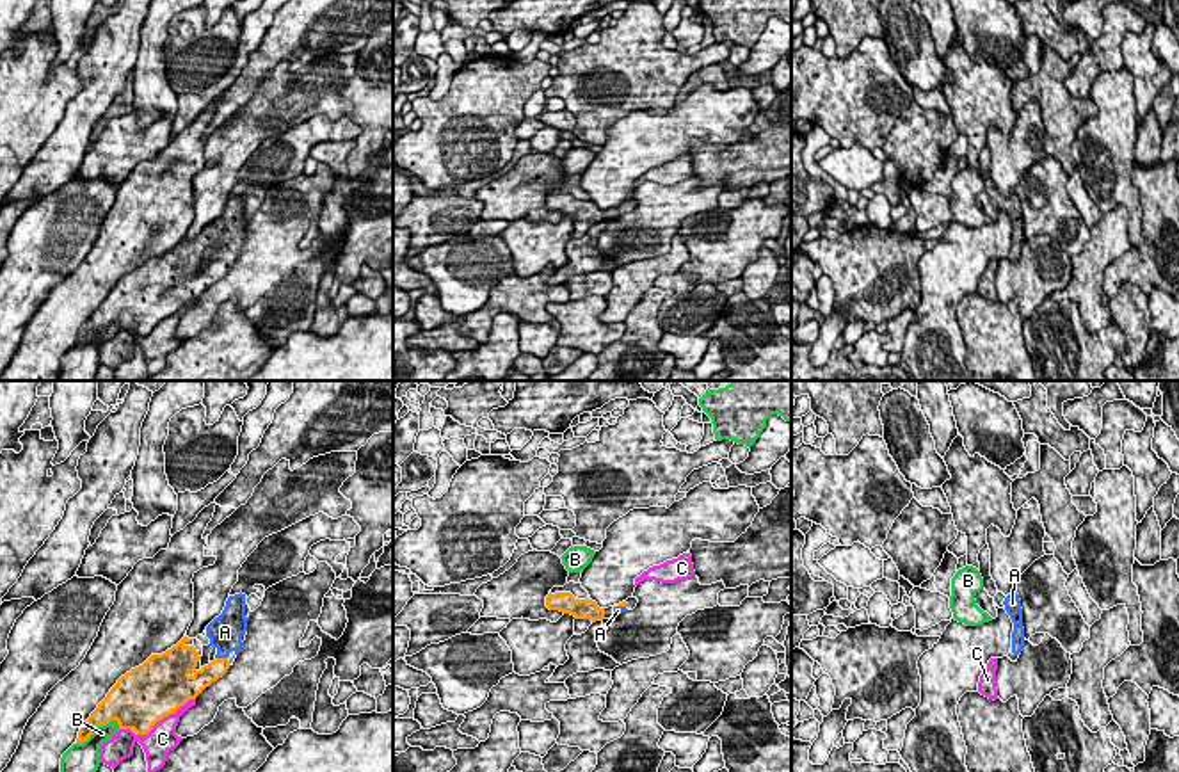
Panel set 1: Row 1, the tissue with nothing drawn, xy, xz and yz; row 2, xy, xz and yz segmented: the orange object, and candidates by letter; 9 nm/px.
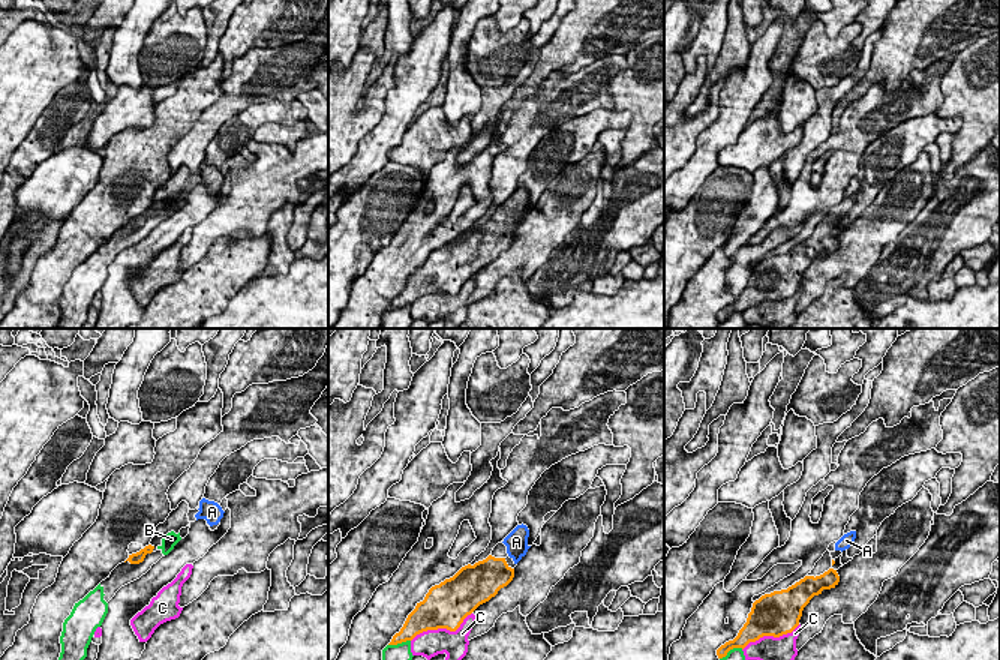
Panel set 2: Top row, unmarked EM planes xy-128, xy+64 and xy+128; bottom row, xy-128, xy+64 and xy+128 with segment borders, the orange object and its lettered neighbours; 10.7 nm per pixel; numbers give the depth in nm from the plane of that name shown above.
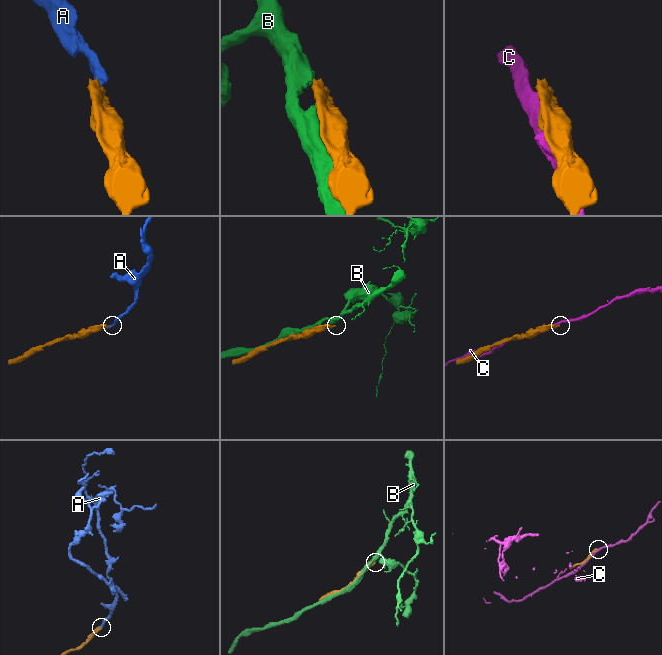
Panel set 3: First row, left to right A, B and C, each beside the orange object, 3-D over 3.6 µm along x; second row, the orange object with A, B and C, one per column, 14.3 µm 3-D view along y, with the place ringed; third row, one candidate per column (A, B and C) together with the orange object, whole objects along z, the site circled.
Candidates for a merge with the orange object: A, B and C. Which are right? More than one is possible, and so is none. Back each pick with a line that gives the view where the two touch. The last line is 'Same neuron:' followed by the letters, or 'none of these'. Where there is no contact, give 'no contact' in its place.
A: xy
Same neuron: A

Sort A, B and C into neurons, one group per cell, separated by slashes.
A / B / C

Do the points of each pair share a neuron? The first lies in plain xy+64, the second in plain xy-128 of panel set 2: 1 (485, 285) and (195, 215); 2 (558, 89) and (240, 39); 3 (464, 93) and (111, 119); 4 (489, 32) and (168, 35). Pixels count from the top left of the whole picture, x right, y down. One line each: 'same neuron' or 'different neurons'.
1: different neurons
2: different neurons
3: different neurons
4: same neuron

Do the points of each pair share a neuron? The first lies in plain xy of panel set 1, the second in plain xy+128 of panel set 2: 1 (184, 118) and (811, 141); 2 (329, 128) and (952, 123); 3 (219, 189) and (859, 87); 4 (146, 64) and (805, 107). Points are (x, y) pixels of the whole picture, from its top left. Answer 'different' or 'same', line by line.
1: same
2: same
3: different
4: same

